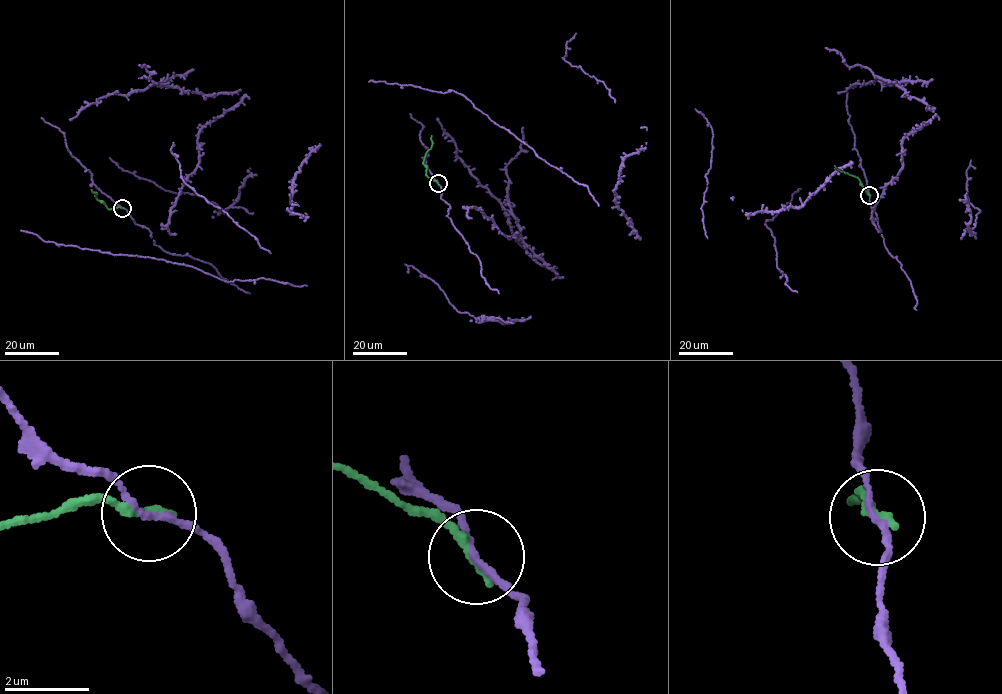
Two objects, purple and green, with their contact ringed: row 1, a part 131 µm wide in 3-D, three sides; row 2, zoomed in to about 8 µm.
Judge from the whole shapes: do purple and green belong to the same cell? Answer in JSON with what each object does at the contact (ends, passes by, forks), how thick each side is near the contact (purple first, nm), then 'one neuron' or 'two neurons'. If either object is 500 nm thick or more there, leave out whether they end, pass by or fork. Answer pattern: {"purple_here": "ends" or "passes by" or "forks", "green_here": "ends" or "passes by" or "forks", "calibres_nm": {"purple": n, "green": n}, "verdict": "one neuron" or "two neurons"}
{"purple_here": "passes by", "green_here": "ends", "calibres_nm": {"purple": 140, "green": 240}, "verdict": "two neurons"}

